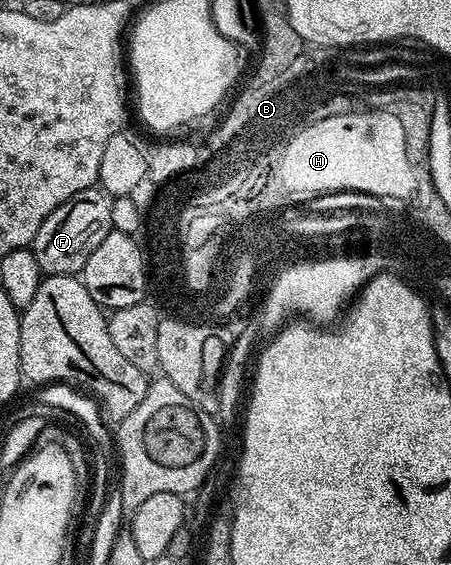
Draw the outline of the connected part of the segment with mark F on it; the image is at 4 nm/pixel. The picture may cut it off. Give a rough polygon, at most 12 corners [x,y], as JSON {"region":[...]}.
{"region":[[109,194],[71,195],[31,246],[42,274],[80,274],[113,229]]}

